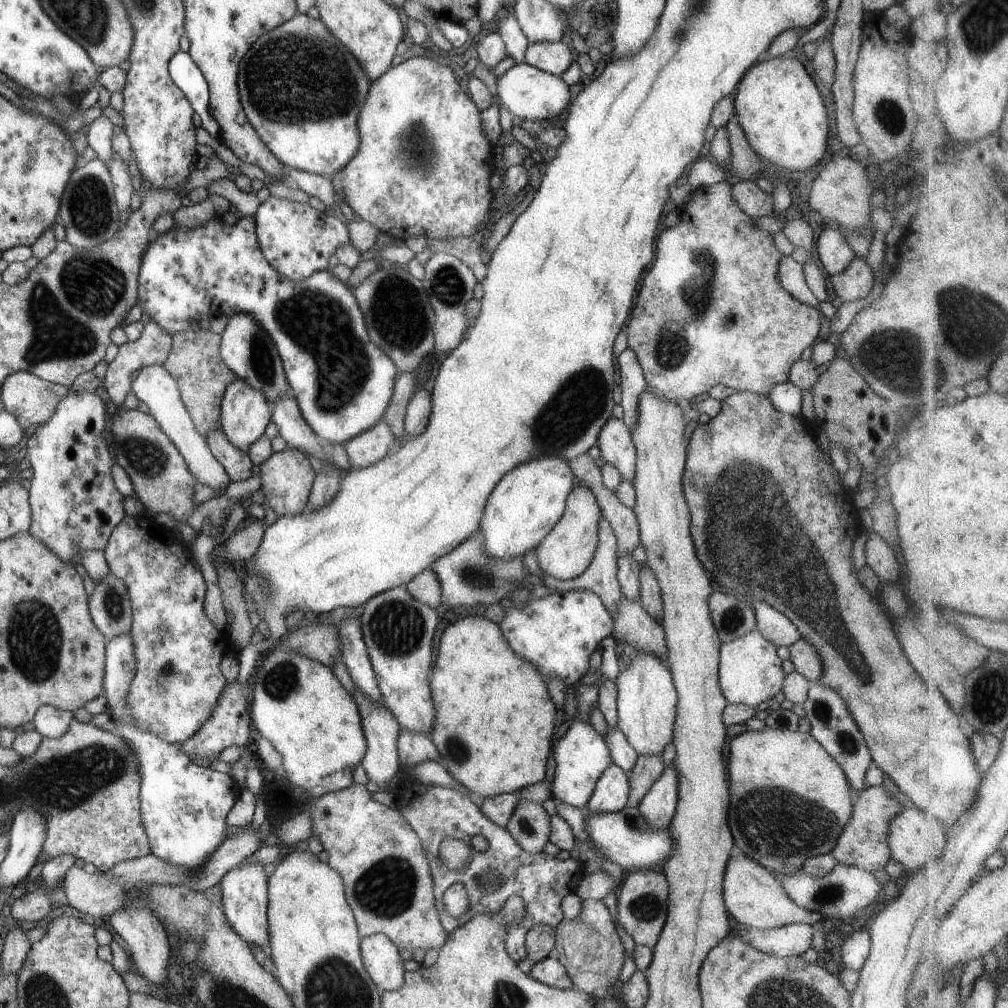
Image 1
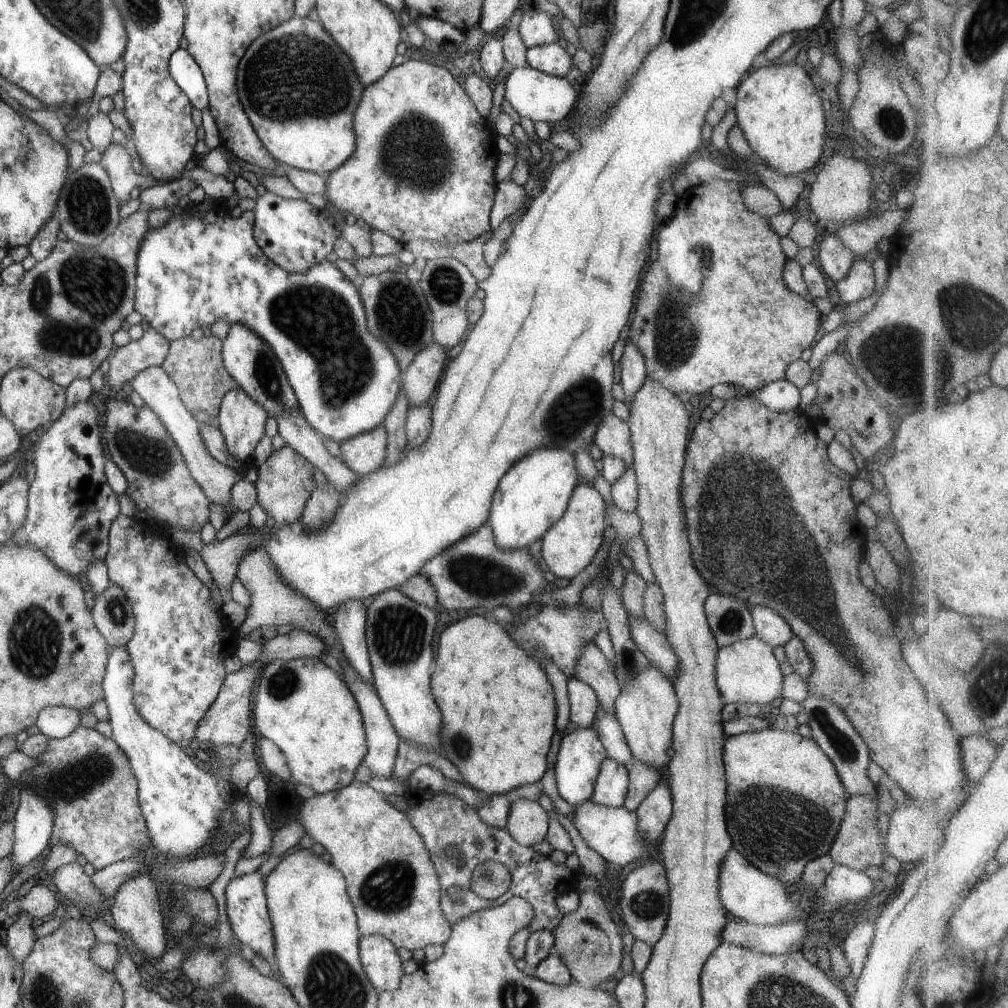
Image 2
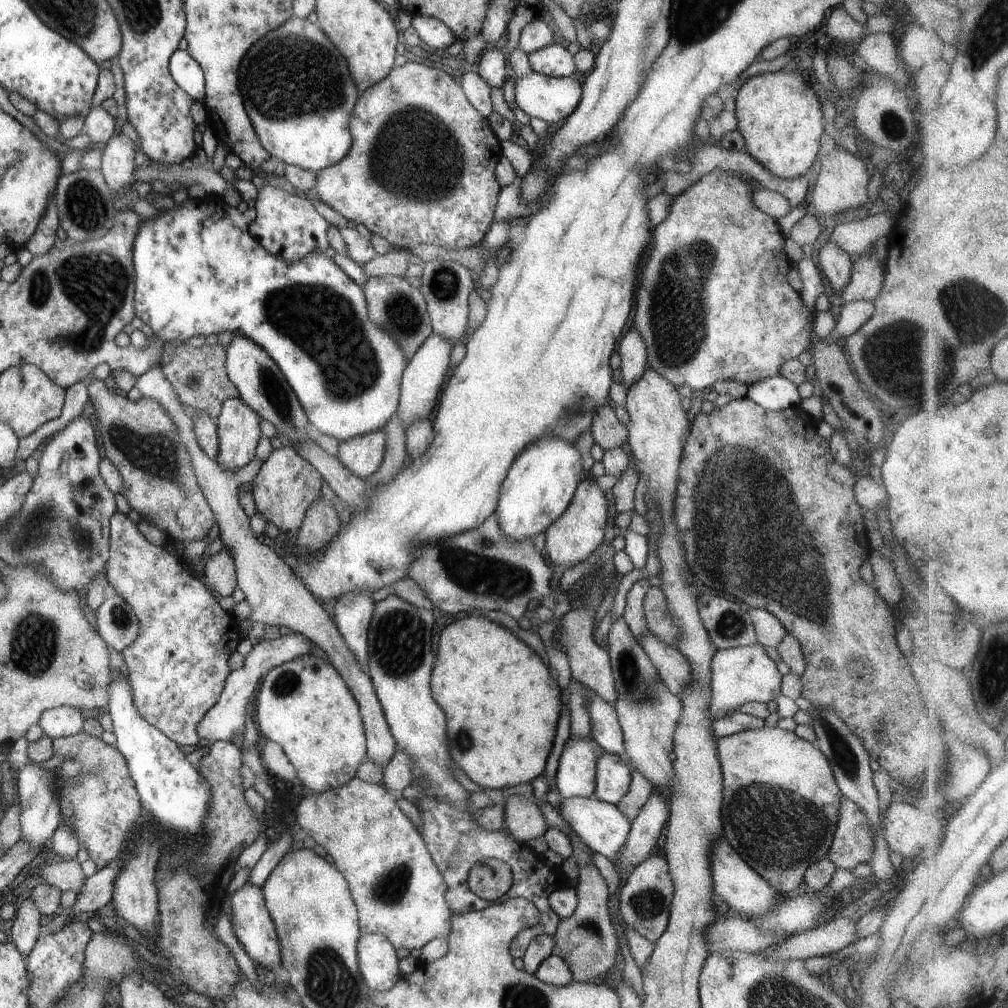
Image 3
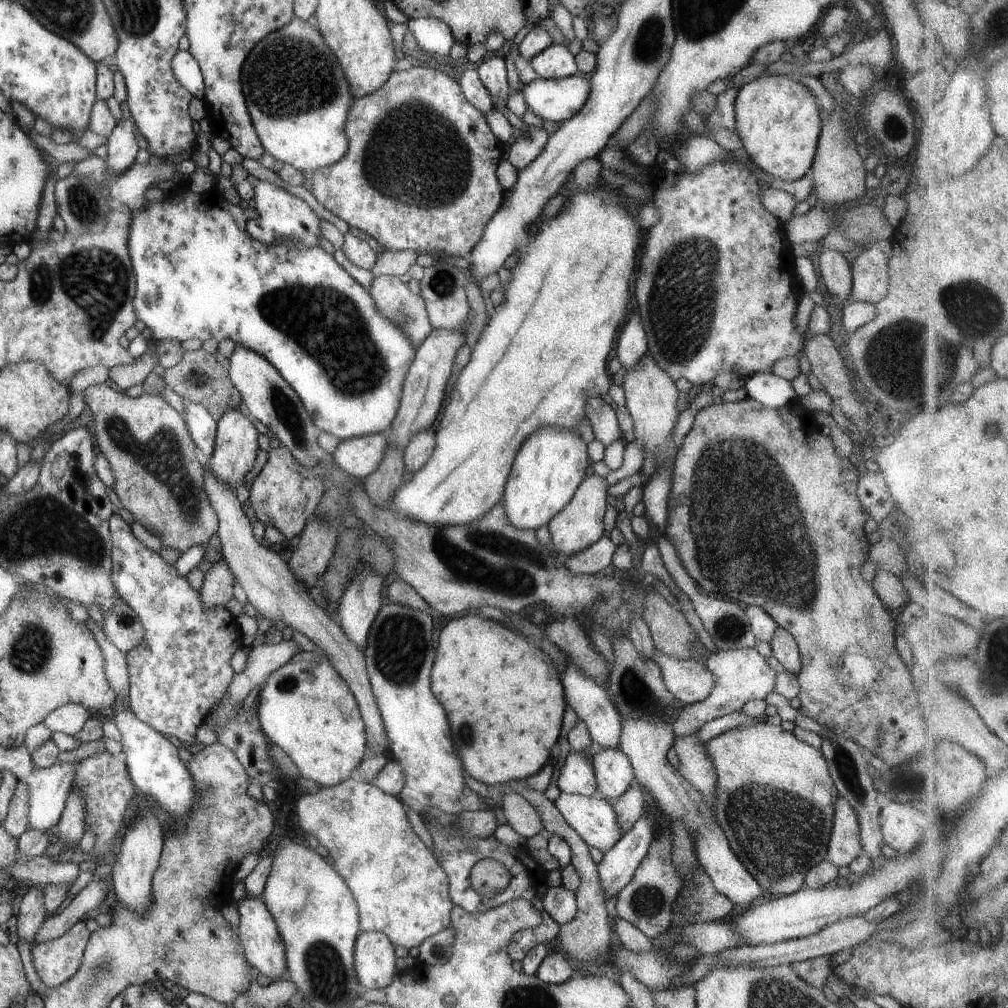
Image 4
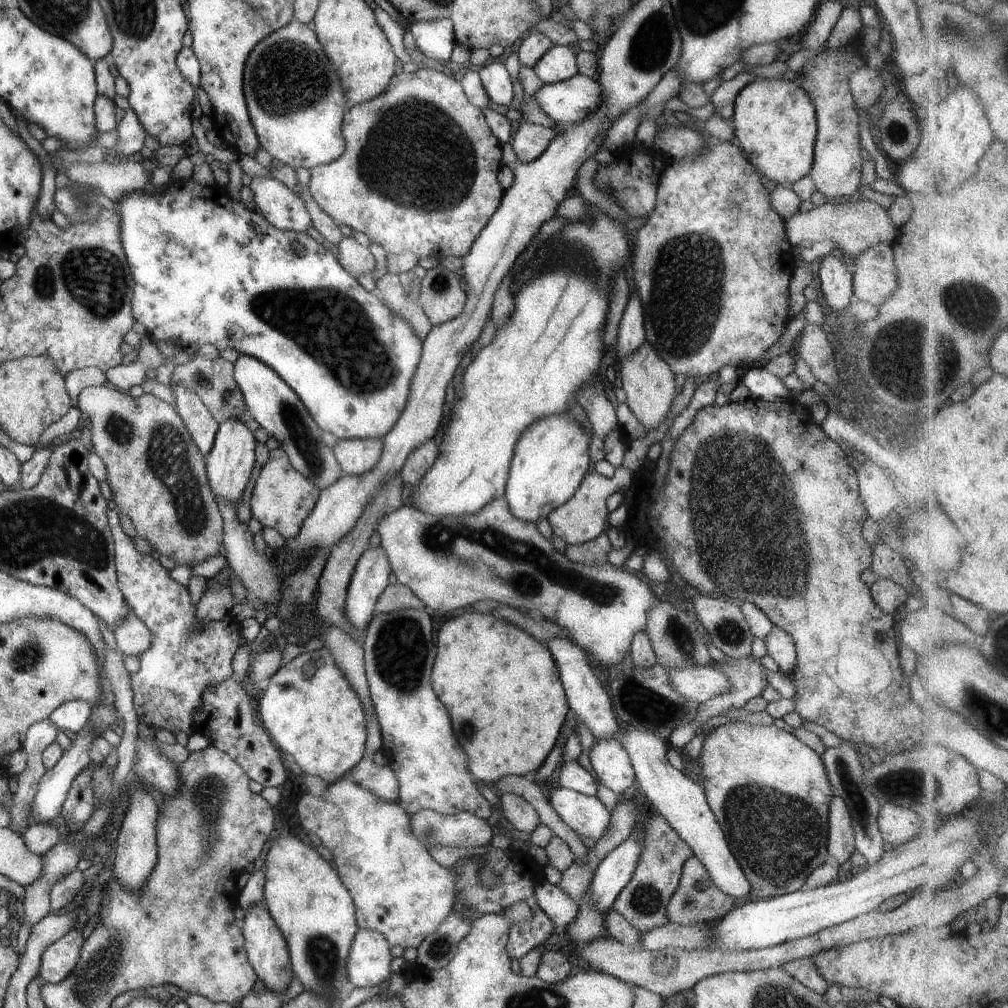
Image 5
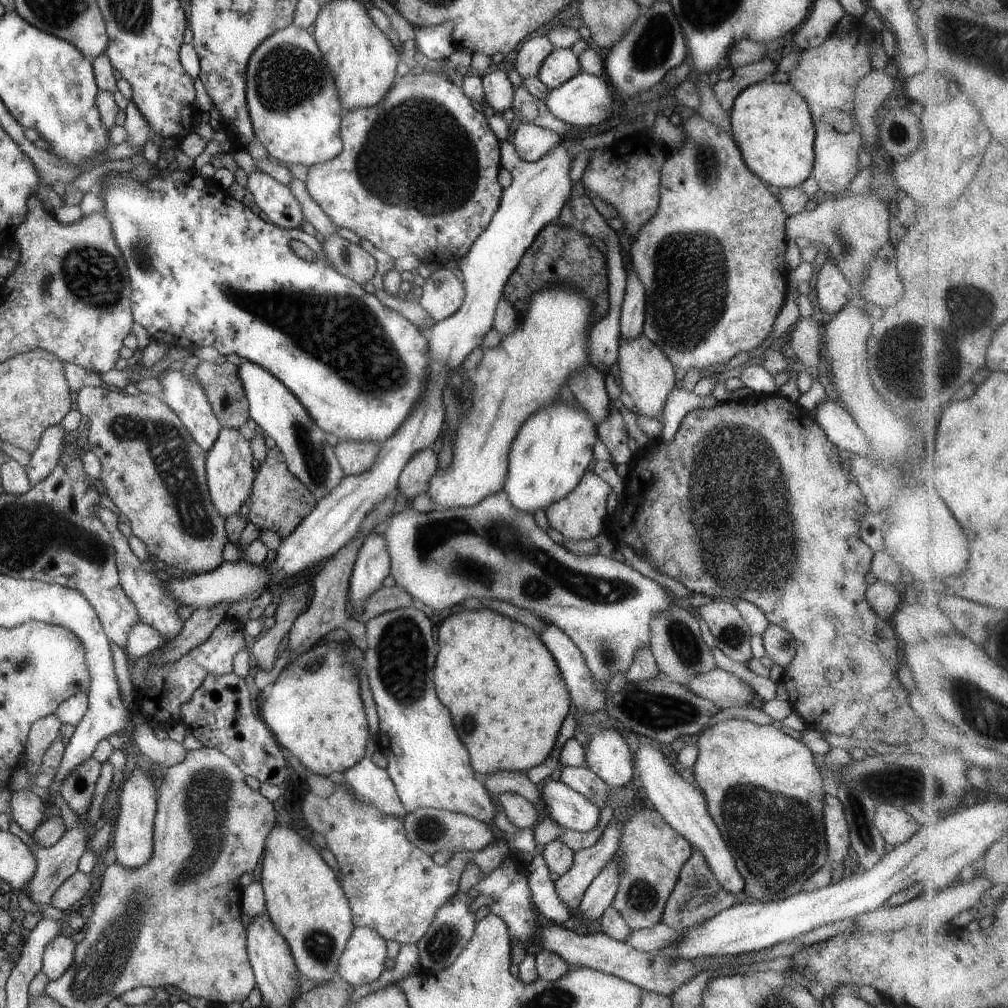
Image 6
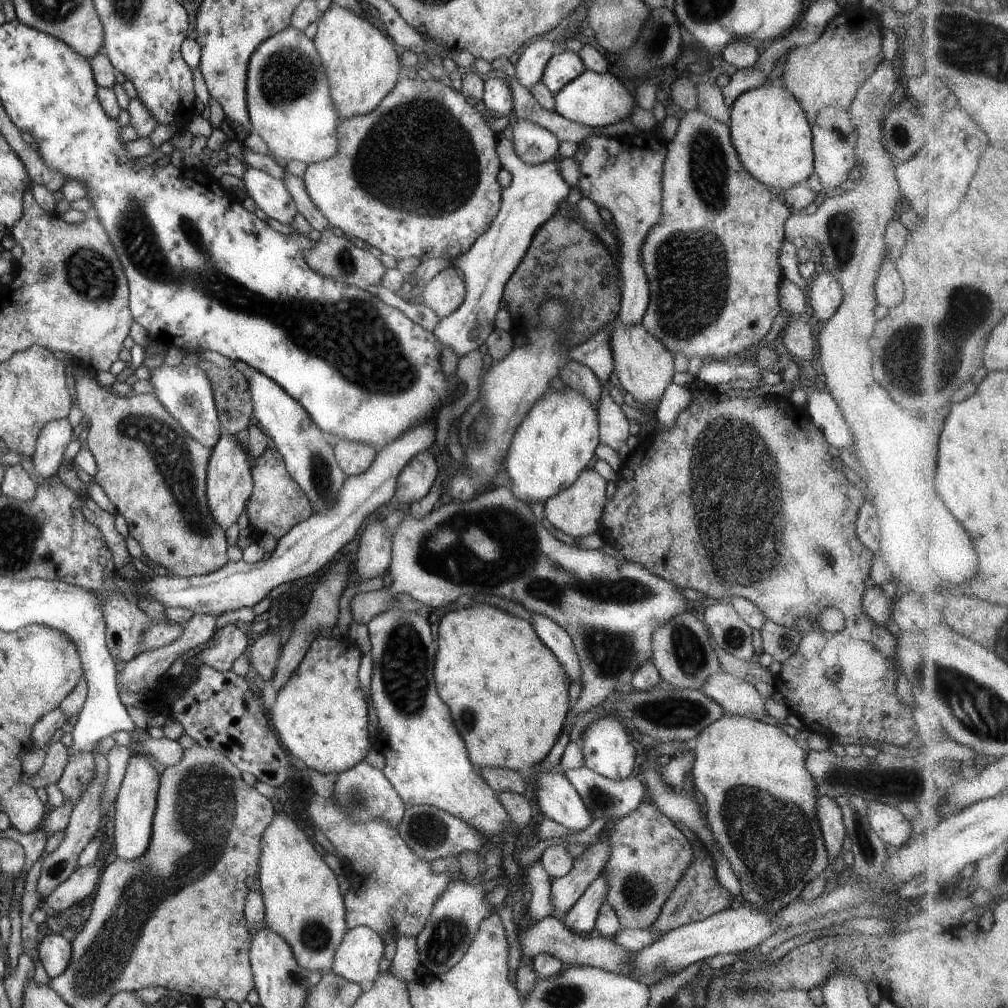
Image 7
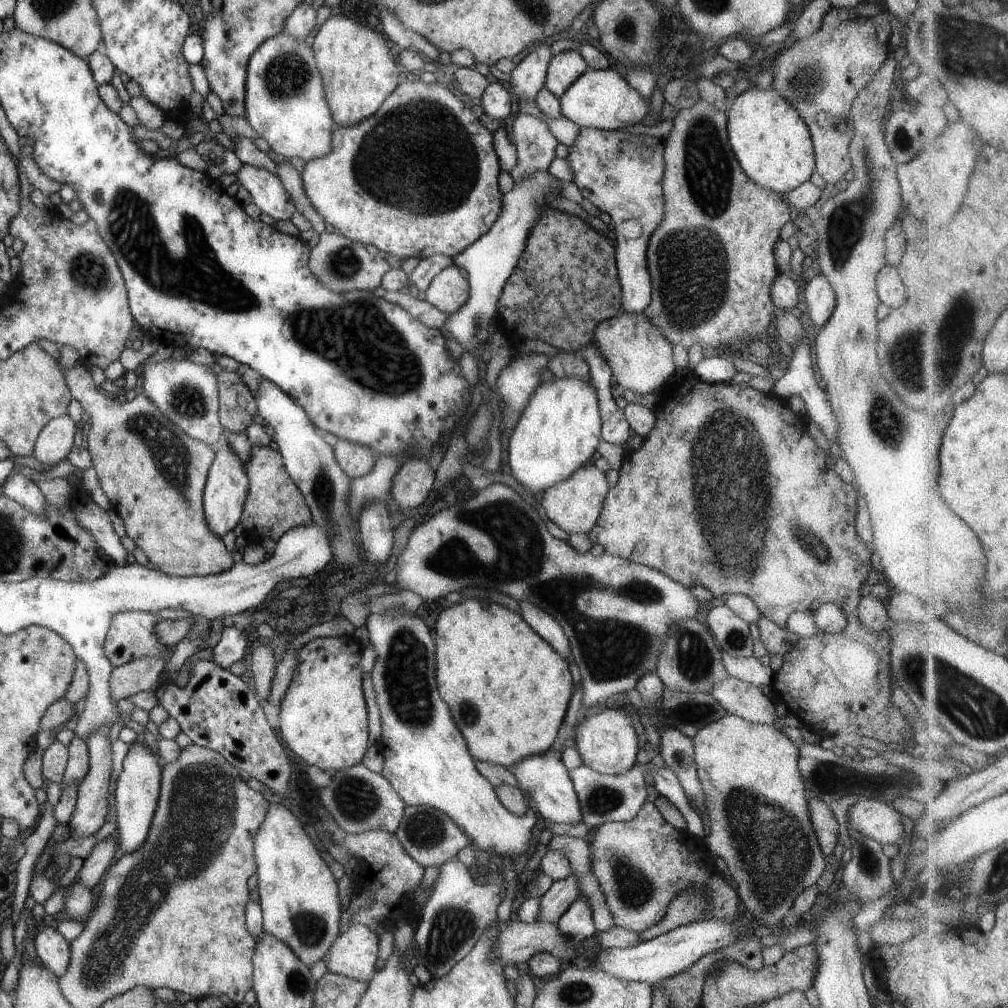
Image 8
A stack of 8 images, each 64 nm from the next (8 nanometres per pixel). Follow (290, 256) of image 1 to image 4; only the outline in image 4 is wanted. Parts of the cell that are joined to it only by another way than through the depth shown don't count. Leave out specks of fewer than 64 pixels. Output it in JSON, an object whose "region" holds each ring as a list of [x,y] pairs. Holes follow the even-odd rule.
{"region":[[[268,181],[255,182],[253,186],[254,209],[257,218],[249,219],[246,224],[247,232],[251,238],[255,238],[261,244],[271,244],[277,240],[285,242],[301,242],[307,248],[318,246],[321,232],[319,232],[319,218],[315,212],[303,201],[287,190],[278,187],[275,183]]]}

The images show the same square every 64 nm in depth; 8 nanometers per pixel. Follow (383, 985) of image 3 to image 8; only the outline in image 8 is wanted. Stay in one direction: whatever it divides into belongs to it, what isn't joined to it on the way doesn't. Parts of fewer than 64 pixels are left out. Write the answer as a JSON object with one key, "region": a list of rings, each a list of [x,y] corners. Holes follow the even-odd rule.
{"region":[[[351,924],[346,932],[340,933],[331,948],[325,952],[325,966],[330,973],[339,974],[353,980],[369,981],[369,976],[375,973],[377,958],[377,936],[375,930],[363,924]]]}

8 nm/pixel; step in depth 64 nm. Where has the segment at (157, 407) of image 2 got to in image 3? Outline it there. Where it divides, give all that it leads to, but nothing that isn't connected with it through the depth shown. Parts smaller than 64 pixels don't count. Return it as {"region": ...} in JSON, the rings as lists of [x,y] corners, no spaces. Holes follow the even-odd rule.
{"region":[[[150,368],[138,375],[134,387],[139,390],[142,398],[149,398],[149,400],[157,402],[163,408],[163,412],[169,416],[169,420],[175,424],[175,430],[177,430],[177,434],[179,434],[179,438],[189,454],[189,462],[191,462],[197,484],[213,511],[214,520],[219,530],[219,538],[233,558],[236,588],[243,592],[244,599],[251,608],[251,614],[247,617],[249,624],[258,624],[257,622],[259,622],[263,625],[267,624],[267,626],[286,626],[294,633],[302,634],[325,652],[328,662],[337,671],[341,680],[345,682],[359,705],[359,714],[362,718],[366,738],[367,760],[379,768],[385,768],[396,751],[395,740],[393,740],[387,722],[385,722],[385,716],[383,716],[381,705],[373,690],[366,666],[355,660],[355,654],[351,654],[349,648],[345,646],[333,620],[321,607],[320,602],[303,586],[303,582],[291,572],[290,566],[287,566],[283,562],[283,558],[277,555],[271,547],[269,548],[267,544],[262,545],[256,540],[253,532],[249,530],[249,518],[239,506],[237,489],[252,480],[259,472],[263,461],[253,458],[249,464],[245,464],[239,470],[227,470],[227,468],[221,468],[215,459],[207,458],[197,444],[191,418],[185,414],[185,410],[181,406],[182,402],[163,376],[160,368]]]}

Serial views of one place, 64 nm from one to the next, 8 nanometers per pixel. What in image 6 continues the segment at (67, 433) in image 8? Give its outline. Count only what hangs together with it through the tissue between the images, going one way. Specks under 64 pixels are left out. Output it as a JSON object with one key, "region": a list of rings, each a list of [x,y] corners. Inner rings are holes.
{"region":[[[61,424],[47,426],[41,433],[37,448],[30,454],[29,463],[24,466],[29,484],[36,485],[40,480],[47,478],[64,448],[64,437],[67,432]]]}

